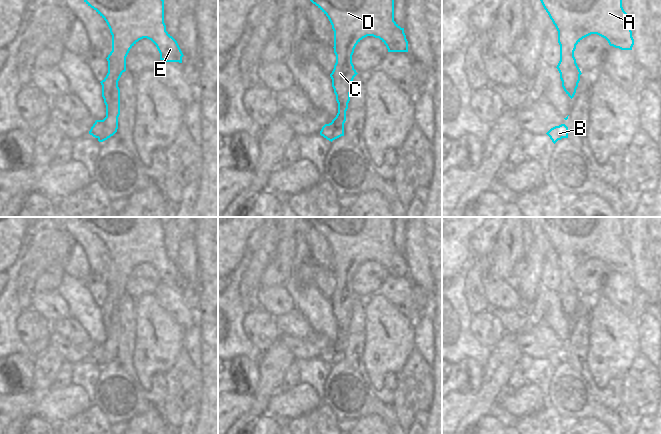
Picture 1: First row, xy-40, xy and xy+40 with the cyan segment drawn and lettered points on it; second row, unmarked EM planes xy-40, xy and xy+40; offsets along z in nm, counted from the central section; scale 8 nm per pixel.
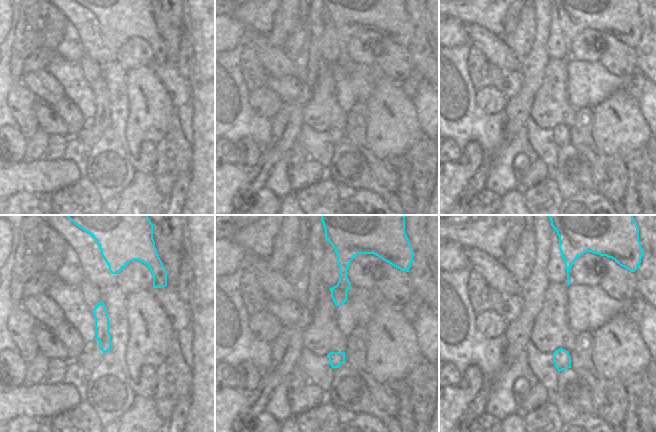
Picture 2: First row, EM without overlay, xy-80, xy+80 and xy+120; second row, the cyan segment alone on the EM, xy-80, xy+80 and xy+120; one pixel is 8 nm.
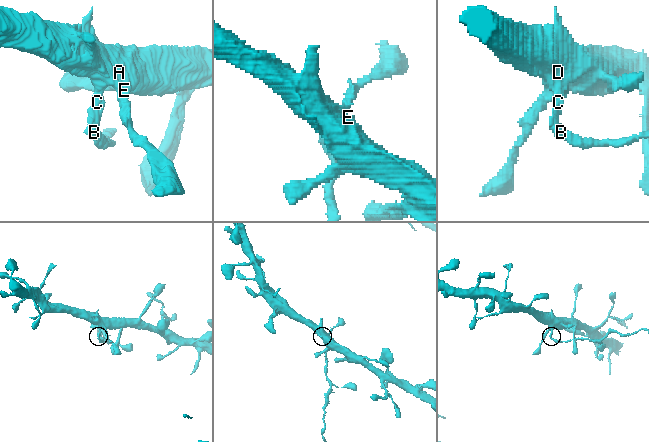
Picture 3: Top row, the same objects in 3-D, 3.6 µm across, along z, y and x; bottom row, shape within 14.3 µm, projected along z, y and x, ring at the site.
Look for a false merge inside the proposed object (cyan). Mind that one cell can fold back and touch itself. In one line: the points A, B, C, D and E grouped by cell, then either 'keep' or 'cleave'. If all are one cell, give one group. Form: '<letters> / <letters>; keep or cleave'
A C D E / B; cleave

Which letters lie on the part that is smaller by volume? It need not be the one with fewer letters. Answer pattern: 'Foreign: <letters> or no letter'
Foreign: B.

